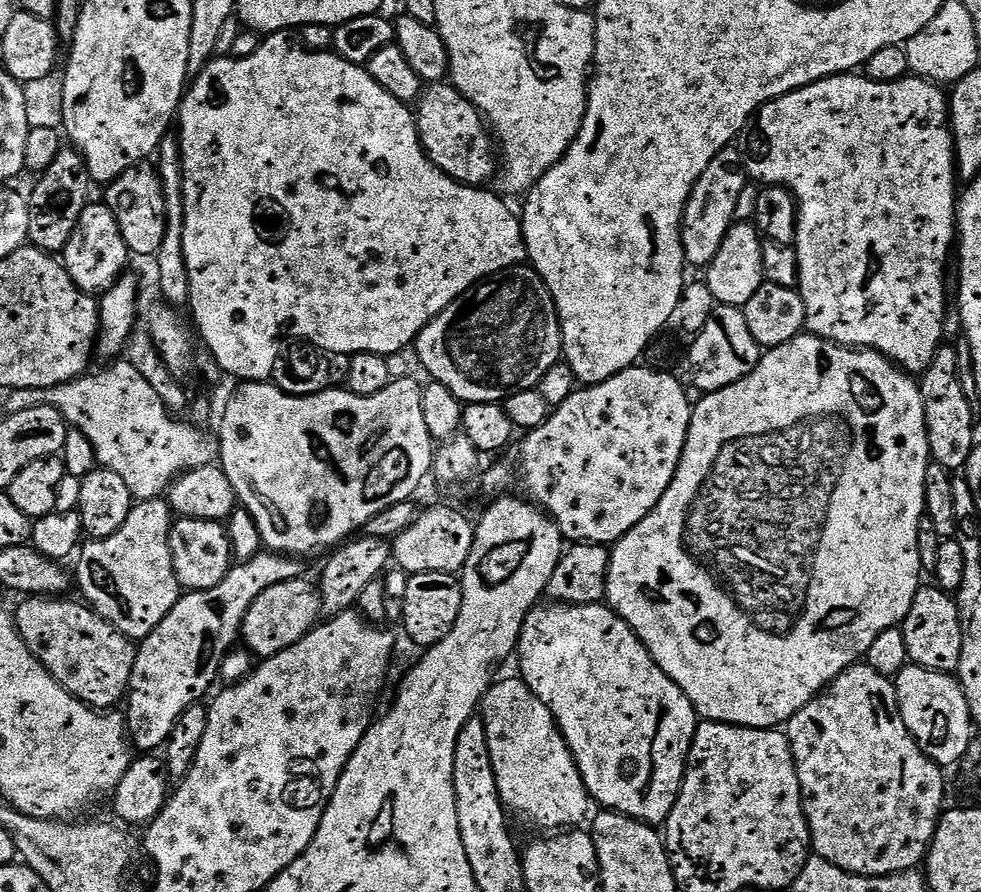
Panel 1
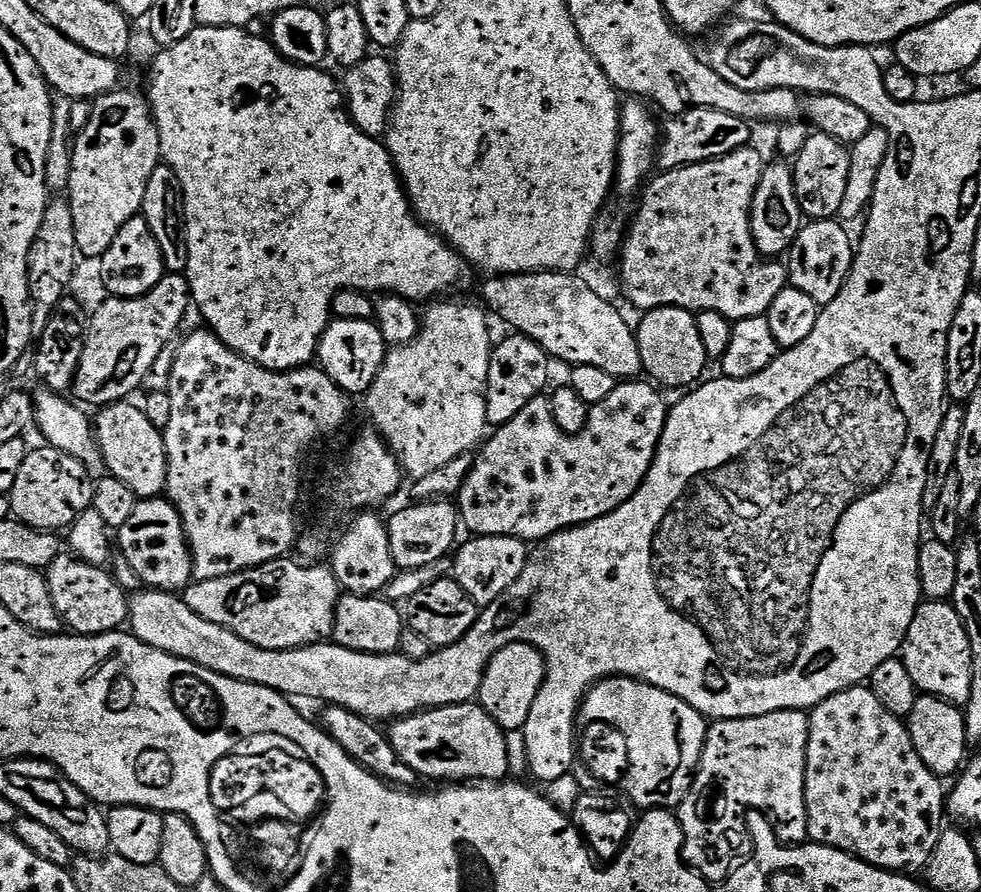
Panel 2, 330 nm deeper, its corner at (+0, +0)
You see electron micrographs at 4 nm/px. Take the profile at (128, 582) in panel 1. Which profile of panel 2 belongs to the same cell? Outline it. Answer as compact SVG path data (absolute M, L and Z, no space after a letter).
M61 554L46 569L50 598L73 633L82 636L101 636L104 632L115 632L129 623L129 593L112 576L107 567L88 564L72 554Z

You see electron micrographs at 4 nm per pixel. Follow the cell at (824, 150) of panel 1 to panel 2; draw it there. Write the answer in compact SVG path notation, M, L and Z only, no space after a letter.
M691 108L689 112L665 121L662 124L662 139L658 145L658 164L665 172L673 172L675 168L685 168L691 164L700 164L704 160L717 160L753 143L753 125L734 114L722 114L722 110Z

